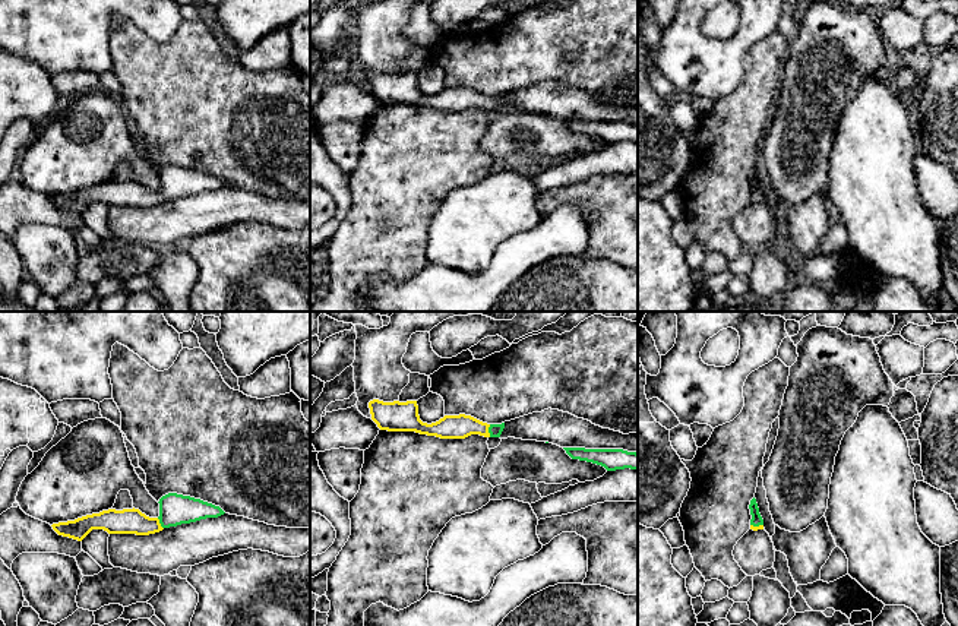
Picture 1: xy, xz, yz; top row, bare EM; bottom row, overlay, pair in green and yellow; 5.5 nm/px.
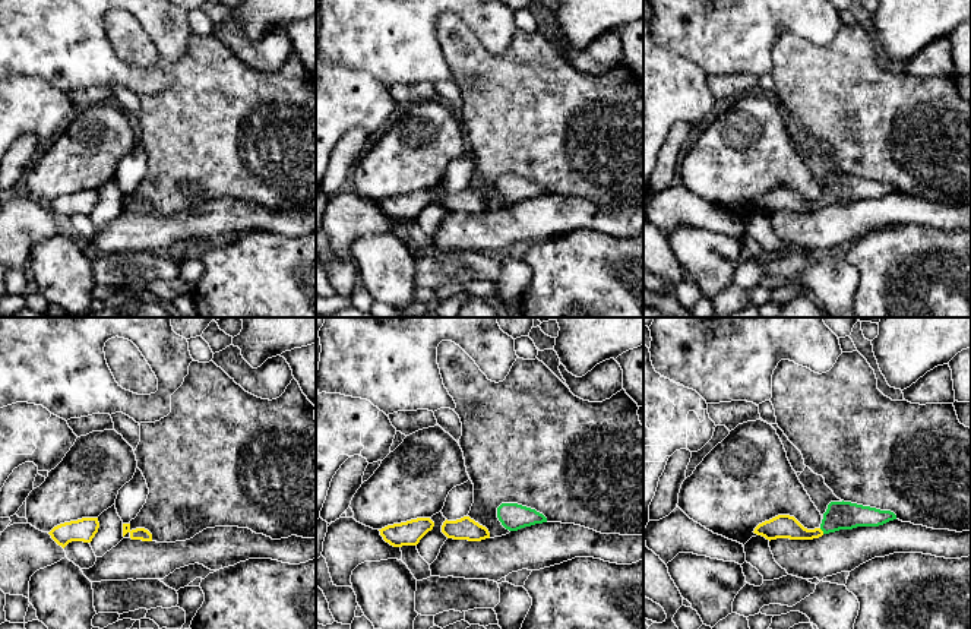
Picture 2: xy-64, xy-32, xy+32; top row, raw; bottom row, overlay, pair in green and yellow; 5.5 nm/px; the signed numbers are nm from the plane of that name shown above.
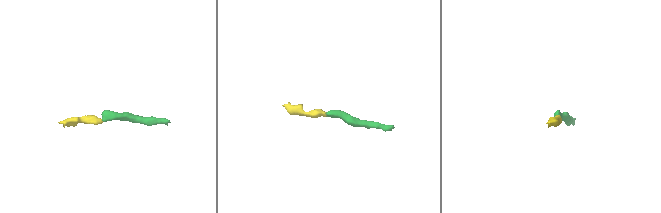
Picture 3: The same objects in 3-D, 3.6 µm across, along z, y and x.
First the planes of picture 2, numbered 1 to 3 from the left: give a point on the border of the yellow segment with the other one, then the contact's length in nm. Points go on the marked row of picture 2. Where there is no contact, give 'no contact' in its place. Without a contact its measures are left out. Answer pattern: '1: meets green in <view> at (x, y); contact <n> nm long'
1: no contact
2: no contact
3: meets green in xy+32 at (822, 530); contact 40 nm long

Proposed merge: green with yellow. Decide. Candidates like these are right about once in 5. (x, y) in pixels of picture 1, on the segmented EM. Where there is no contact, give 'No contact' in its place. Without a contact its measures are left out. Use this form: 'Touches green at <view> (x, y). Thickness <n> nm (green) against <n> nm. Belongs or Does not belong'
Touches green at xz (489, 430). Thickness 70 nm (green) against 130 nm. Belongs

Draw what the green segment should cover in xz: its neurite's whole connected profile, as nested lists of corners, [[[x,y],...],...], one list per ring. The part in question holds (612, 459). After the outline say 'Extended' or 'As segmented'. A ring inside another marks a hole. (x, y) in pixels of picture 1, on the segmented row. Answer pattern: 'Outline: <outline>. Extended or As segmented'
Outline: [[[563,448],[572,459],[587,461],[604,467],[607,471],[638,470],[638,453],[623,449]]]. As segmented

